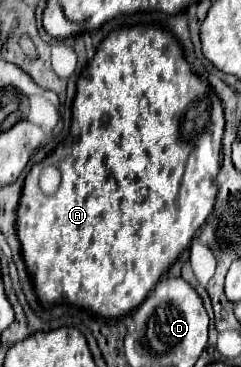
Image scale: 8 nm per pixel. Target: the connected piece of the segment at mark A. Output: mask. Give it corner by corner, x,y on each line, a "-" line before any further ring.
135,25
123,27
109,33
103,43
97,47
95,57
89,61
89,65
83,69
83,73
77,79
77,95
73,99
73,119
71,119
71,143
59,147
47,161
57,165
61,169
61,185
53,195
45,195
39,189
39,181
25,181
25,189
21,195
21,205
17,207
17,235
21,241
21,253
25,259
25,265
29,269
29,275
33,277
33,285
37,289
37,295
43,303
73,303
85,309
95,311
103,317
117,317
127,315
141,301
147,297
147,293
153,289
153,285
159,281
159,277
169,269
171,263
179,257
181,251
185,251
197,233
197,229
205,223
209,217
215,197
217,197
217,173
221,167
221,139
225,129
225,117
223,117
223,105
213,87
205,81
201,81
191,65
185,61
181,45
173,37
173,33
165,31
163,27
151,27

